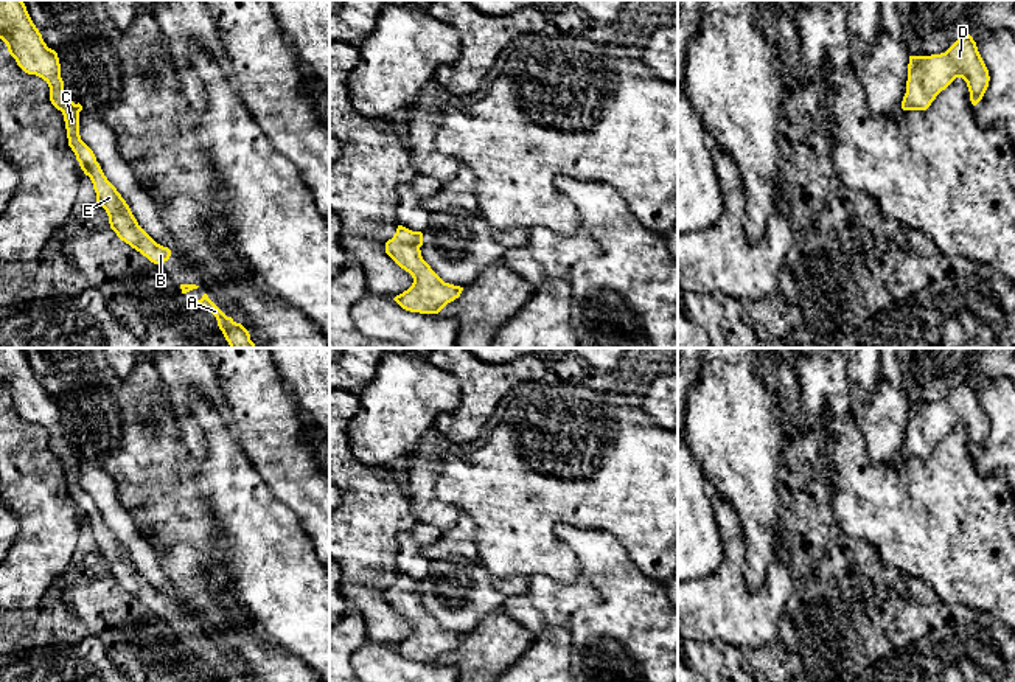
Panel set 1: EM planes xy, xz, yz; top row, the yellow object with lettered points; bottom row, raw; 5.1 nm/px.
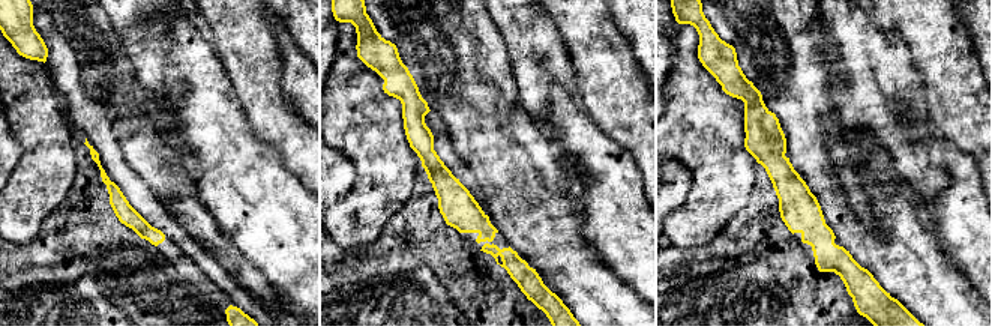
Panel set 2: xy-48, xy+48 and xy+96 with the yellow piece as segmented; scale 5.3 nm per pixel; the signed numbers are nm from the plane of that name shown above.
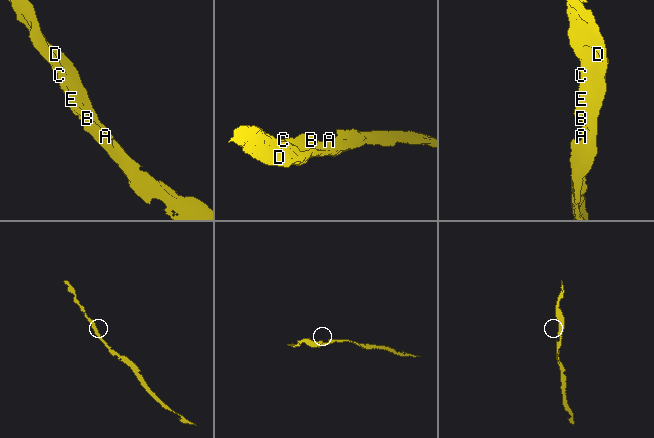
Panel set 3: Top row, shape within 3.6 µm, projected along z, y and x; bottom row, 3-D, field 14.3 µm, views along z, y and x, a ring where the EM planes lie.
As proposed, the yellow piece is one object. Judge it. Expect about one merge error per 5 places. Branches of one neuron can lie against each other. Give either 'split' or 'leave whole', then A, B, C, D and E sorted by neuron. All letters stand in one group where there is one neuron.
leave whole; A B C D E

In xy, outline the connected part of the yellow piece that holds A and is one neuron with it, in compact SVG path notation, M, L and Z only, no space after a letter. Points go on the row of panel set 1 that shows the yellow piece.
M204 294L201 300L196 300L196 303L204 306L208 312L211 312L216 317L218 326L222 331L230 348L255 348L255 343L250 340L249 331L241 323L236 323L232 317L227 317L208 298L207 294Z

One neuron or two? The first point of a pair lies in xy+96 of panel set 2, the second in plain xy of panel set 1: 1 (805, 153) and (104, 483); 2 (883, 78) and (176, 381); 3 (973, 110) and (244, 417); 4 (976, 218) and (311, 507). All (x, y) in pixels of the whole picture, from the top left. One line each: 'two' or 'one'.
1: two
2: one
3: one
4: two

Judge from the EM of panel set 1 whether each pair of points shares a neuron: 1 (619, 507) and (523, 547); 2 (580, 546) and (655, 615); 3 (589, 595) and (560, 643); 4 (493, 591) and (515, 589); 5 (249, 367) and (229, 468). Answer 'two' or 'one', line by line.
1: one
2: one
3: two
4: one
5: two

